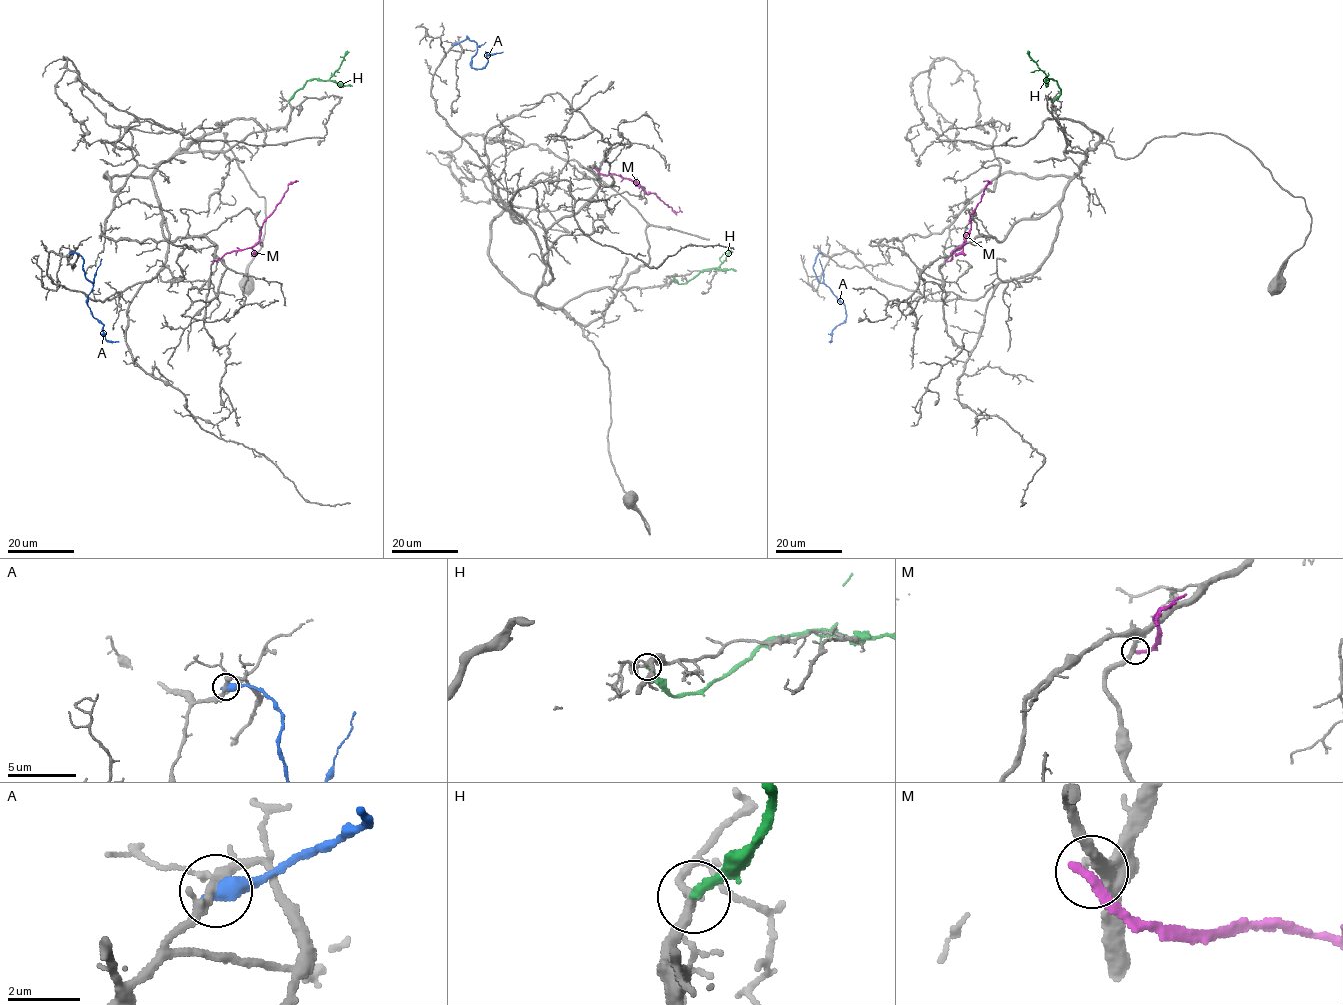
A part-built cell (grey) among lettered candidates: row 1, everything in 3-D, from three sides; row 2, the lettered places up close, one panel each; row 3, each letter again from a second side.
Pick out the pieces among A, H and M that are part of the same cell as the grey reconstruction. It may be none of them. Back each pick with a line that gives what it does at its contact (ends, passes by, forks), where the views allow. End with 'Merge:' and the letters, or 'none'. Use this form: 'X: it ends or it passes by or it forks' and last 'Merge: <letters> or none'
H: it ends
Merge: H

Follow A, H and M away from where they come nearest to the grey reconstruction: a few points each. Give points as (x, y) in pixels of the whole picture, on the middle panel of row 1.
A: (453, 44), (467, 36), (476, 43), (477, 52), (471, 66), (474, 69), (482, 69), (489, 55), (503, 51)
H: (673, 276), (679, 283), (685, 283), (700, 271), (716, 269), (731, 251)
M: (597, 169), (604, 174), (632, 179), (646, 194), (653, 193), (675, 212), (680, 210), (678, 206)

